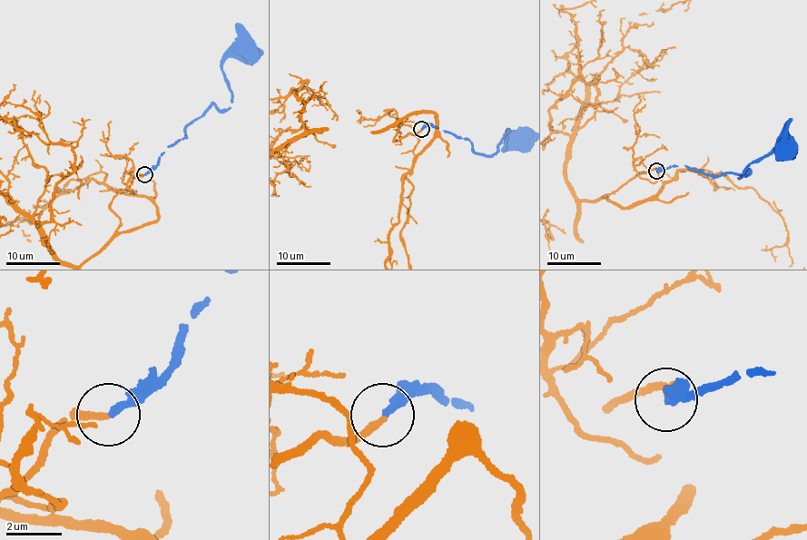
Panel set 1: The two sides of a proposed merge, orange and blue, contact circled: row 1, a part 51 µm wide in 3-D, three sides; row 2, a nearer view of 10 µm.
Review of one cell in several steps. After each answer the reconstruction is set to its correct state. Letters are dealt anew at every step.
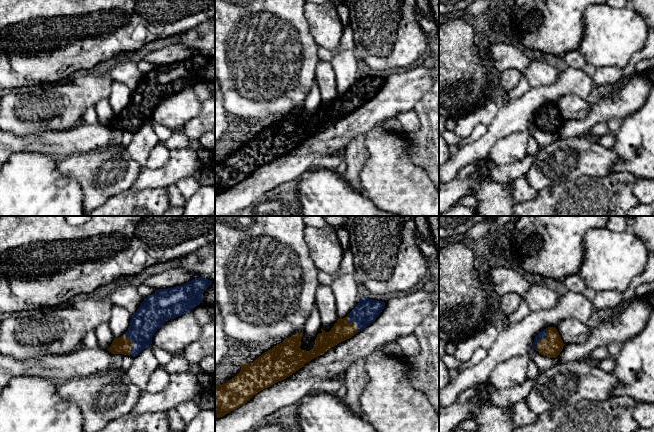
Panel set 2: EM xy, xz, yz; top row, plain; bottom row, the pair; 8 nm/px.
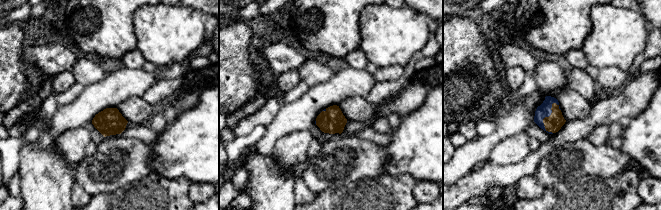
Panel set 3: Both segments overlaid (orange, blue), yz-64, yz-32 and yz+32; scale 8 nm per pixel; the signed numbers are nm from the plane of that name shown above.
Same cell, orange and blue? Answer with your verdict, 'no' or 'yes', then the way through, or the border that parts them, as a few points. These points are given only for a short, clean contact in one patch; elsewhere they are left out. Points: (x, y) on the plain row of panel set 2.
yes; runs through yz (552, 121), (541, 114), (542, 110)

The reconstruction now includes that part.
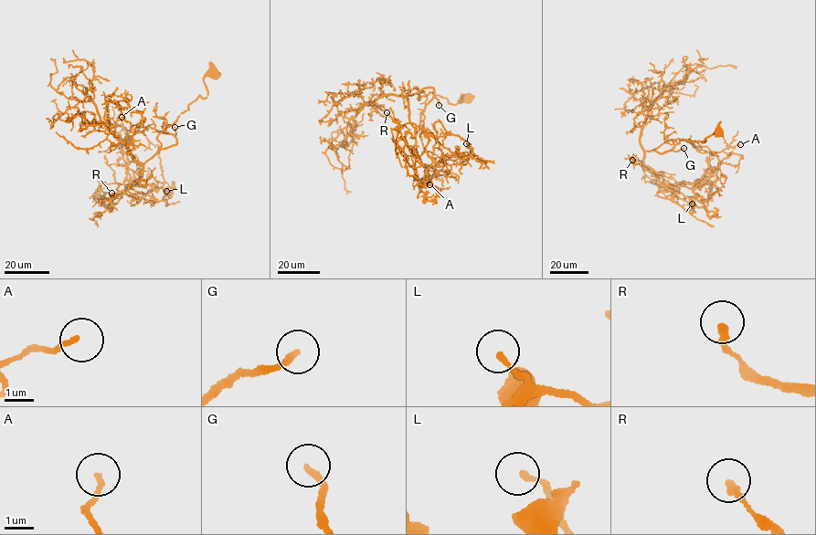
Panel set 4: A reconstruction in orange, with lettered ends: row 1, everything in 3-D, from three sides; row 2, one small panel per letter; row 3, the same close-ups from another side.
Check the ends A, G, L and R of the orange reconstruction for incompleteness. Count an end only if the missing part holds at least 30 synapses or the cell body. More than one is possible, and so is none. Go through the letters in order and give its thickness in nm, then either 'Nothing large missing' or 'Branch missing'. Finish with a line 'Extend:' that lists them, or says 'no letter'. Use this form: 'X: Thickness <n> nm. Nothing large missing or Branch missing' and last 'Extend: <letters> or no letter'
A: Thickness 170 nm. Nothing large missing
G: Thickness 220 nm. Branch missing
L: Thickness 170 nm. Nothing large missing
R: Thickness 240 nm. Nothing large missing
Extend: G

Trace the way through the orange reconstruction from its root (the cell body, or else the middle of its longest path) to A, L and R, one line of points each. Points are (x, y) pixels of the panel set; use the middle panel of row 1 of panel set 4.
A: (468, 97), (452, 104), (431, 92), (418, 99), (418, 91), (434, 91), (414, 146), (429, 184)
L: (468, 97), (453, 104), (431, 92), (406, 97), (410, 122), (459, 156), (470, 156), (466, 143)
R: (468, 97), (453, 104), (431, 92), (408, 95), (409, 120), (401, 125), (386, 112)

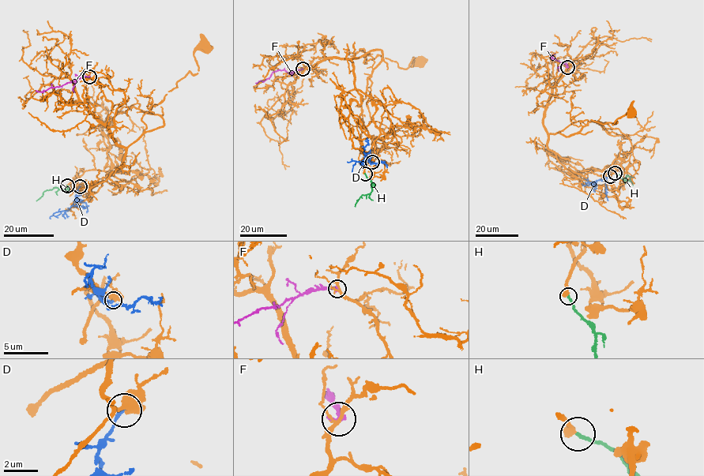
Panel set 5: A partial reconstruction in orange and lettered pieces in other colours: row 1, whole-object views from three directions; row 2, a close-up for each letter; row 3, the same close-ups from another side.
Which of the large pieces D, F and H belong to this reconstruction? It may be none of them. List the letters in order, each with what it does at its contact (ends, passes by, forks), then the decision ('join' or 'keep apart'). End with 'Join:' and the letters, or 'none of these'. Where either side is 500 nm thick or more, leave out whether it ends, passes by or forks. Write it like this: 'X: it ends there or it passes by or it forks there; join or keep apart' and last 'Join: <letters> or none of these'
D: it ends there; keep apart
F: it ends there; keep apart
H: it ends there; join
Join: H

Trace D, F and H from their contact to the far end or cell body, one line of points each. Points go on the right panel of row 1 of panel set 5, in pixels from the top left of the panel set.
D: (610, 176), (595, 181), (594, 185), (589, 182), (596, 187)
F: (566, 67), (564, 63), (551, 57), (552, 56), (548, 54), (549, 50)
H: (615, 173), (629, 181), (627, 174), (626, 179)

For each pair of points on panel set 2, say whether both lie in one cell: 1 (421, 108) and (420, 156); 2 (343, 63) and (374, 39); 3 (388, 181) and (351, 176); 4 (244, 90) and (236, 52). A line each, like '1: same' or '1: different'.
1: same
2: different
3: different
4: same

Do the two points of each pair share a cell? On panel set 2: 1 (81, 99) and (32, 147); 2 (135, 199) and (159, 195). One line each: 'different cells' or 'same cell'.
1: different cells
2: same cell

